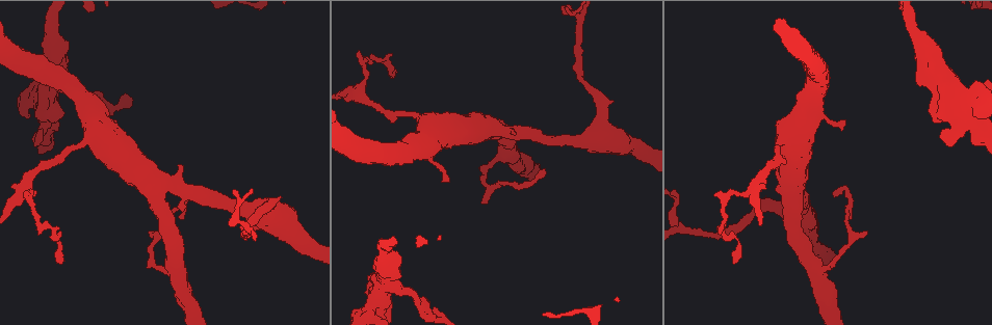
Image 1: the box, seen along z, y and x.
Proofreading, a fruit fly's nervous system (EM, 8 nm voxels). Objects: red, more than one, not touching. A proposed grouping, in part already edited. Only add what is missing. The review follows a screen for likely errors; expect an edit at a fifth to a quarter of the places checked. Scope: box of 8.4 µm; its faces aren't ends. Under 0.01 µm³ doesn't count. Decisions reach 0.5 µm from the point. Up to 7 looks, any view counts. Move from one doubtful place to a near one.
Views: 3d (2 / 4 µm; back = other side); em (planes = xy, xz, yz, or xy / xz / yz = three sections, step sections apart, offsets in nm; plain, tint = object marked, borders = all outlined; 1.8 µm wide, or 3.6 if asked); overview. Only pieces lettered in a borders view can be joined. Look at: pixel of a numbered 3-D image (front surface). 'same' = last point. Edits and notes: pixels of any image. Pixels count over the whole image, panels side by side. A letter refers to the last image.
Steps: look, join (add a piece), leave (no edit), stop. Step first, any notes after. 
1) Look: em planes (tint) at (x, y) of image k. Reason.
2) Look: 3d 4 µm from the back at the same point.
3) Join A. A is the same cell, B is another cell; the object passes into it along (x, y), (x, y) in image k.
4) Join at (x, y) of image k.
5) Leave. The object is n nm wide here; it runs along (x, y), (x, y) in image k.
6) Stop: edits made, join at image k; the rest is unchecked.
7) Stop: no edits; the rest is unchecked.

Look: em planes (plain) at (58, 259) of image 1. Tapers out.

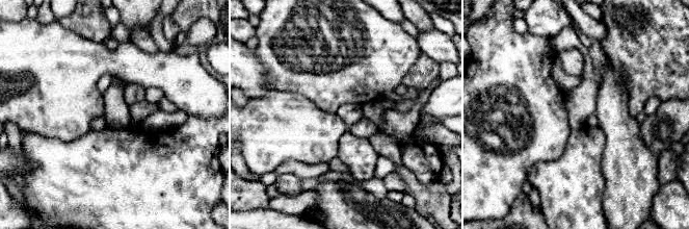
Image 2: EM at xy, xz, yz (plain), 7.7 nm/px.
Look: em planes (borders) at the same point. See the neighbours.

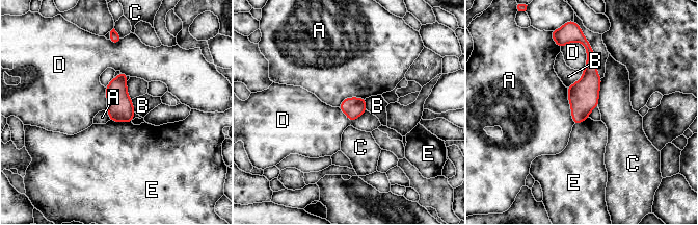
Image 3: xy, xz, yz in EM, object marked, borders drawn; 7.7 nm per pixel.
Leave. A, B, C, D and E are other cells; a border runs along (565, 43), (584, 46), (583, 71) in image 3; none of them fits.

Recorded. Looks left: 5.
Look: em planes (borders) at (423, 301) of image 1. Free end.

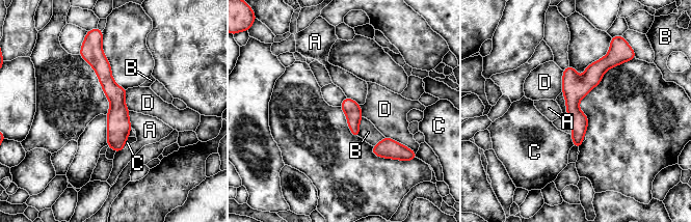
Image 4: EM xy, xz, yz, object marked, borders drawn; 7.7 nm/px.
Leave. The object is 130 nm wide here; A, B, C and D are other cells; a border runs along (128, 111), (128, 119), (132, 128) in image 4; none of them fits.

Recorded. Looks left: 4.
Look: em 3.6 µm xz step 4 (tint) at (116, 144) of image 1. Sudden change in width.

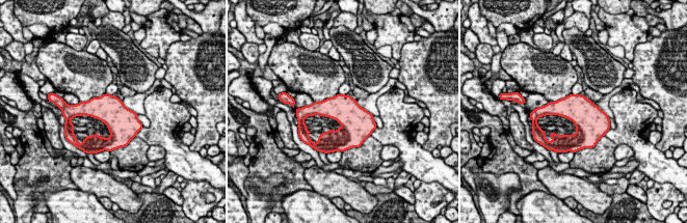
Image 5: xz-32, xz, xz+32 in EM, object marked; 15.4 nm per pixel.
Look: em 3.6 µm planes (tint) at the same point.

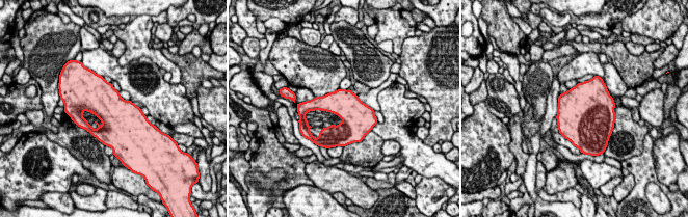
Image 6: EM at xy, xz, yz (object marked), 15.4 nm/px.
Look: em 3.6 µm planes (borders) at the same point. See the neighbours.

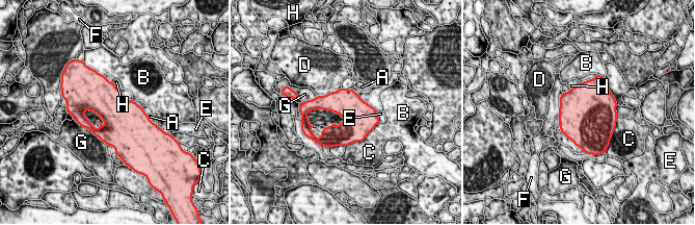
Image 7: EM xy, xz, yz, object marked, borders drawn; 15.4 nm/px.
Leave. The object is 440 nm wide here; the longest contact is with G, 480 nm; A, B, C, D, E, F, G and H are other cells; no lettered piece goes on from it.

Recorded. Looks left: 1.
Stop: no edits; the rest is unchecked.

